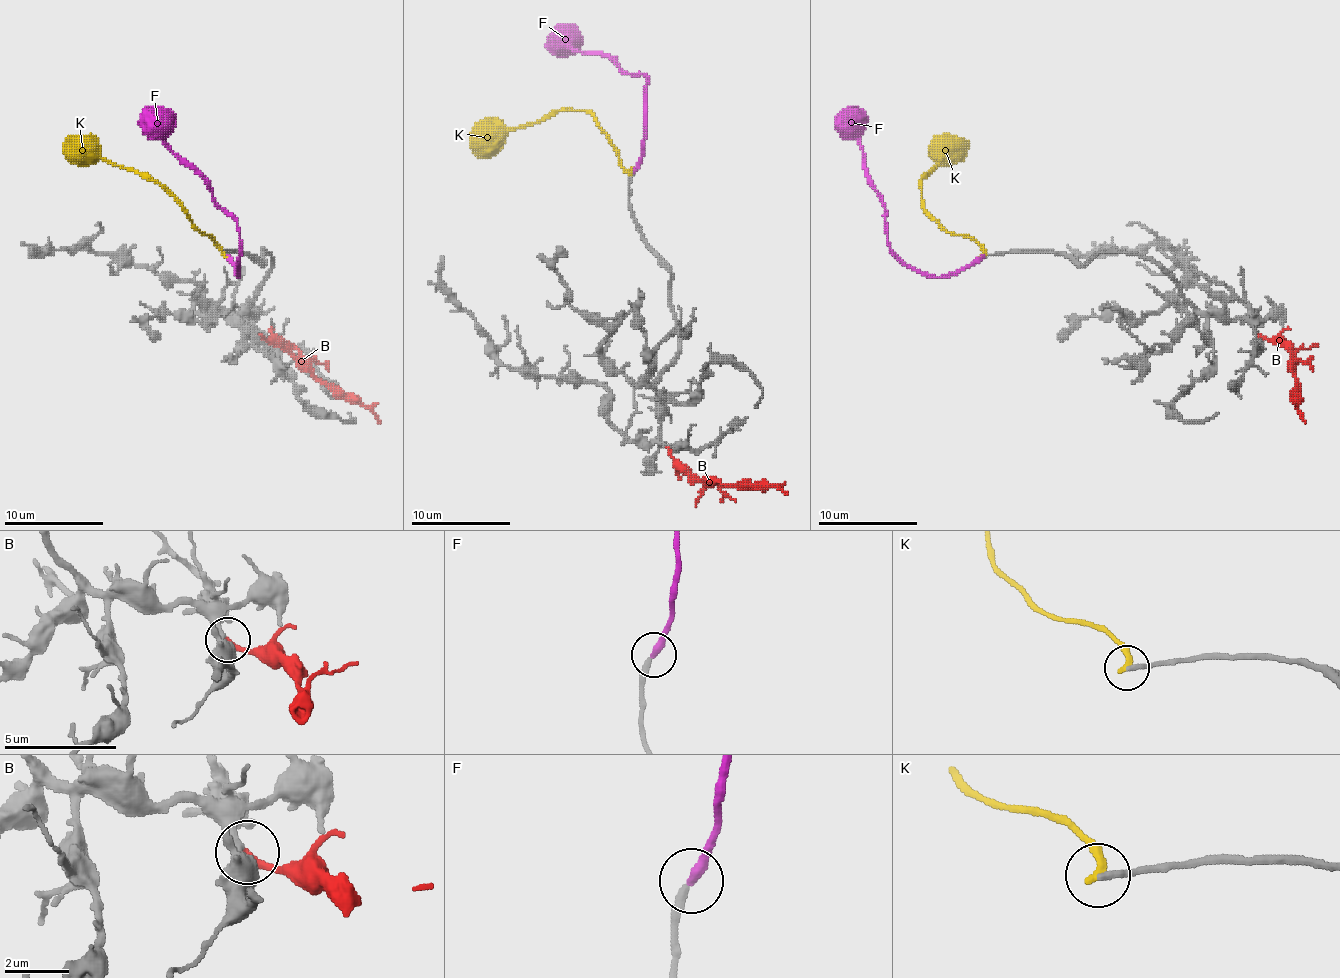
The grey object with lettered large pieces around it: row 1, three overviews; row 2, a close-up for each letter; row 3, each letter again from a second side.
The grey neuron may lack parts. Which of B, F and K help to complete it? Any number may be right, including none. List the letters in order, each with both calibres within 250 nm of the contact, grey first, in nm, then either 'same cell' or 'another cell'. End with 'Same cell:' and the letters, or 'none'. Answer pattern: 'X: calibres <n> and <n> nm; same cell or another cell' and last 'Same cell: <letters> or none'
B: calibres 280 and 240 nm; same cell
F: calibres 240 and 360 nm; same cell
K: calibres 260 and 280 nm; another cell
Same cell: B, F

